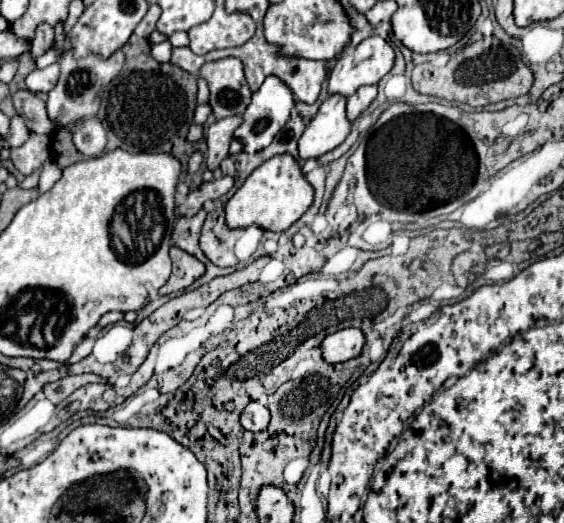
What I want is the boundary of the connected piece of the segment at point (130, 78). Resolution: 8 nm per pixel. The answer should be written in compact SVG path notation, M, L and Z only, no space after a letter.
M131 36L123 46L125 66L121 74L107 86L99 120L107 128L107 148L121 146L129 152L169 152L183 164L183 182L191 188L201 184L201 170L195 176L185 172L187 160L197 152L197 142L187 142L189 124L197 106L197 78L173 64L159 64L151 56L151 44L147 38Z

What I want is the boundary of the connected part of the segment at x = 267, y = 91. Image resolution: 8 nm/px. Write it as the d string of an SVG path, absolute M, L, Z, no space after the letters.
M267 76L265 82L261 84L261 88L253 94L253 100L243 114L243 124L235 130L235 138L243 144L243 150L253 154L253 152L259 152L259 150L267 148L273 142L275 134L289 120L289 114L291 114L293 106L295 106L293 92L277 76Z

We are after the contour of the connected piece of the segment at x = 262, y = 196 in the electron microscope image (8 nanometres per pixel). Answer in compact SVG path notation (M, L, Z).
M275 156L267 160L243 182L243 186L231 196L225 206L225 224L227 228L247 228L259 226L271 232L285 232L291 224L295 224L311 206L313 188L305 180L299 164L293 156Z

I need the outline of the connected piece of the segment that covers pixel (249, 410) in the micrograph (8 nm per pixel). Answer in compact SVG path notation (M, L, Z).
M251 402L245 406L243 414L241 414L241 426L249 432L261 432L269 426L269 408L261 402Z

